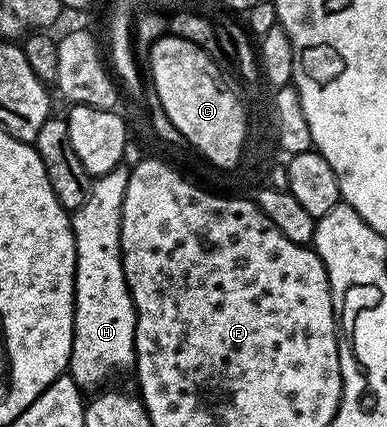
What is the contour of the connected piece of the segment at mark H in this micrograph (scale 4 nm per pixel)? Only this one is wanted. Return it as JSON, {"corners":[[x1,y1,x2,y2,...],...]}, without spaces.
{"corners":[[119,166,117,168,113,168,112,170,108,170,108,174,104,174,103,176,97,177,90,185,90,193,88,194,88,198,84,202,84,206,80,206,76,209,72,216,72,223,74,226,74,245,76,246,76,254,78,255,78,261,76,262,76,274,74,275,74,341,72,342,72,354,70,355,70,366,68,369,68,375,78,383,79,388,83,390,89,390,89,388,97,389,99,386,97,384,102,384,105,382,109,376,114,376,117,372,122,372,125,368,133,369,135,367,134,363,134,339,136,338,136,310,134,309,134,303,132,302,132,298,130,297,130,291,128,290,128,286,126,285,126,279,124,278,124,266,122,265,122,243,120,242,120,226,122,225,122,207,124,206,124,190,128,190,128,178,130,177,130,168,126,166]]}

